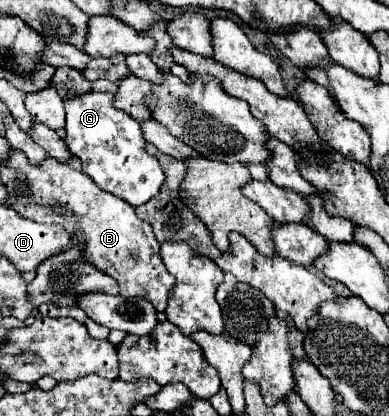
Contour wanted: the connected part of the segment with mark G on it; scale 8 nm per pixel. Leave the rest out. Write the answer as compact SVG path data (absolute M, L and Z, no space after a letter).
M85 92L67 96L65 104L65 144L81 160L83 172L105 192L115 194L129 202L131 206L141 206L149 202L161 188L165 174L157 158L149 156L143 146L143 134L137 120L127 112L113 108L113 94L105 92Z

